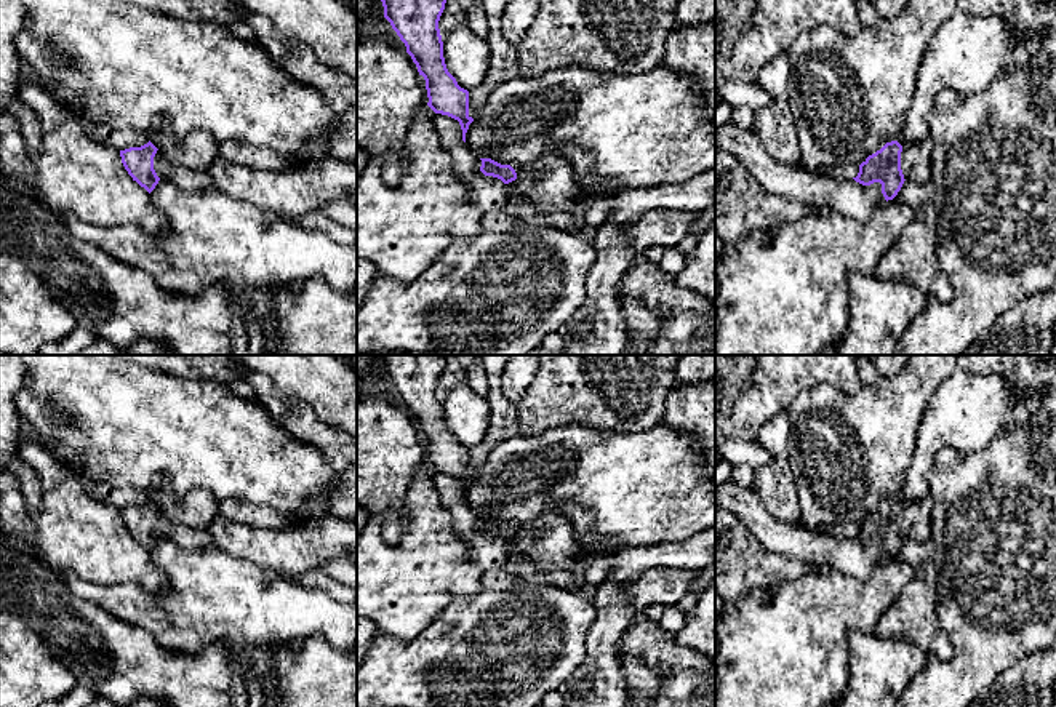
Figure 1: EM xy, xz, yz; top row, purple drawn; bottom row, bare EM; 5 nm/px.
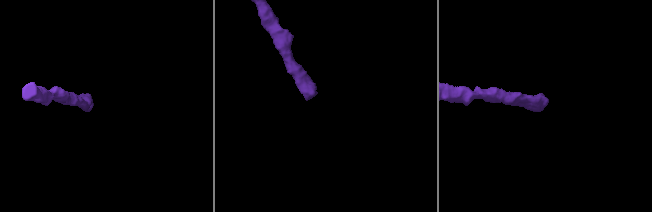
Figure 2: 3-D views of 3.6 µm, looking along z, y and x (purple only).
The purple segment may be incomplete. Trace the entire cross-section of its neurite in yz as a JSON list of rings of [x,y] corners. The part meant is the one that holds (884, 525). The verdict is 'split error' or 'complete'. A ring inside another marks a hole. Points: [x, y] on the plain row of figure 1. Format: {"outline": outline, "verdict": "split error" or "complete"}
{"outline": [[[930,497],[906,505],[898,499],[886,501],[859,523],[859,531],[853,537],[862,544],[880,541],[885,558],[893,558],[906,537],[930,542],[931,507]]], "verdict": "split error"}

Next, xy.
{"outline": [[[150,499],[141,505],[120,509],[120,515],[133,539],[149,552],[155,547],[160,537],[170,539],[184,549],[214,545],[206,528],[197,529],[168,520]]], "verdict": "split error"}

